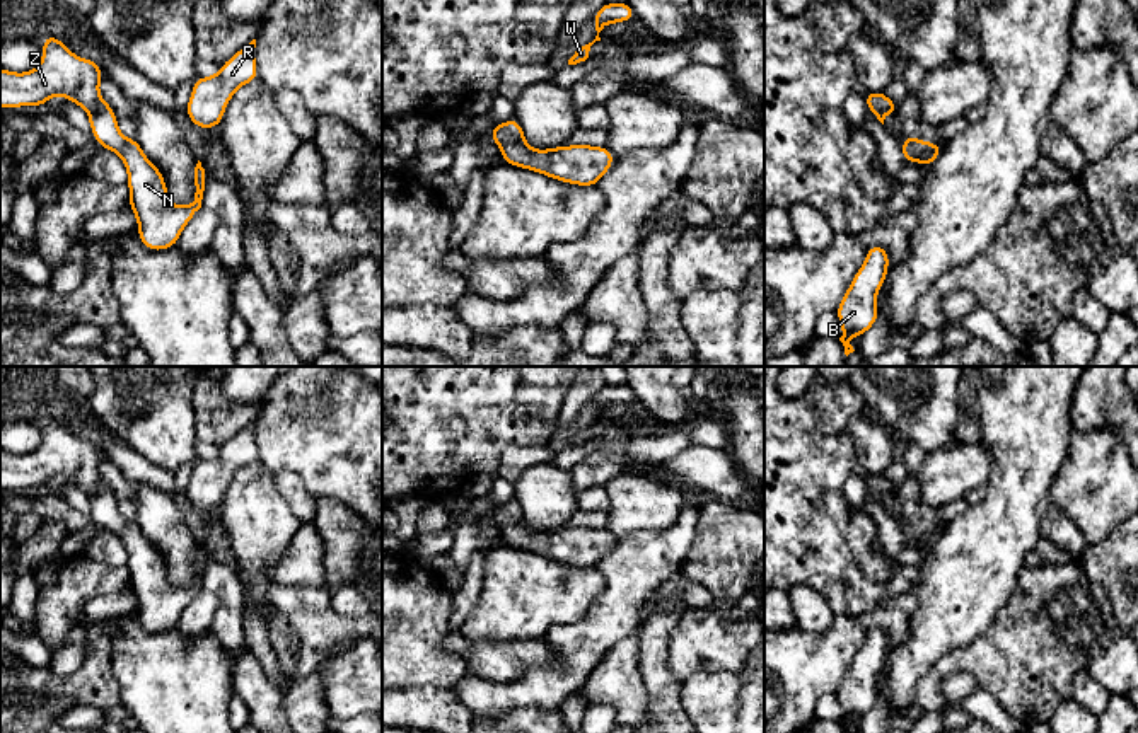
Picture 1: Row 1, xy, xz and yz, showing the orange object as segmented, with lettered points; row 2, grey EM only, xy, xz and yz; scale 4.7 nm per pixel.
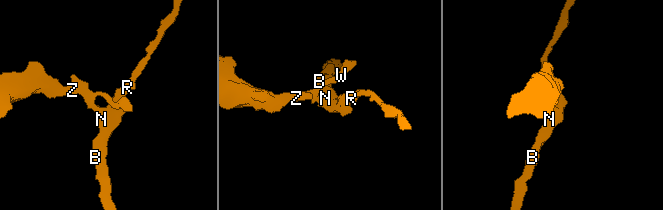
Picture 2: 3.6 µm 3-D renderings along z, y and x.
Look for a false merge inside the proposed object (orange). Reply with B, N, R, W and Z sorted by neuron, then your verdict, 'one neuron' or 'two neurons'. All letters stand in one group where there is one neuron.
B N R W Z; one neuron

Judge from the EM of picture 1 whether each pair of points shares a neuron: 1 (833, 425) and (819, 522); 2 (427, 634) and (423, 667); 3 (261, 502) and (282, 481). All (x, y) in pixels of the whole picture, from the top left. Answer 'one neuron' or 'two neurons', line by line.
1: two neurons
2: one neuron
3: two neurons

